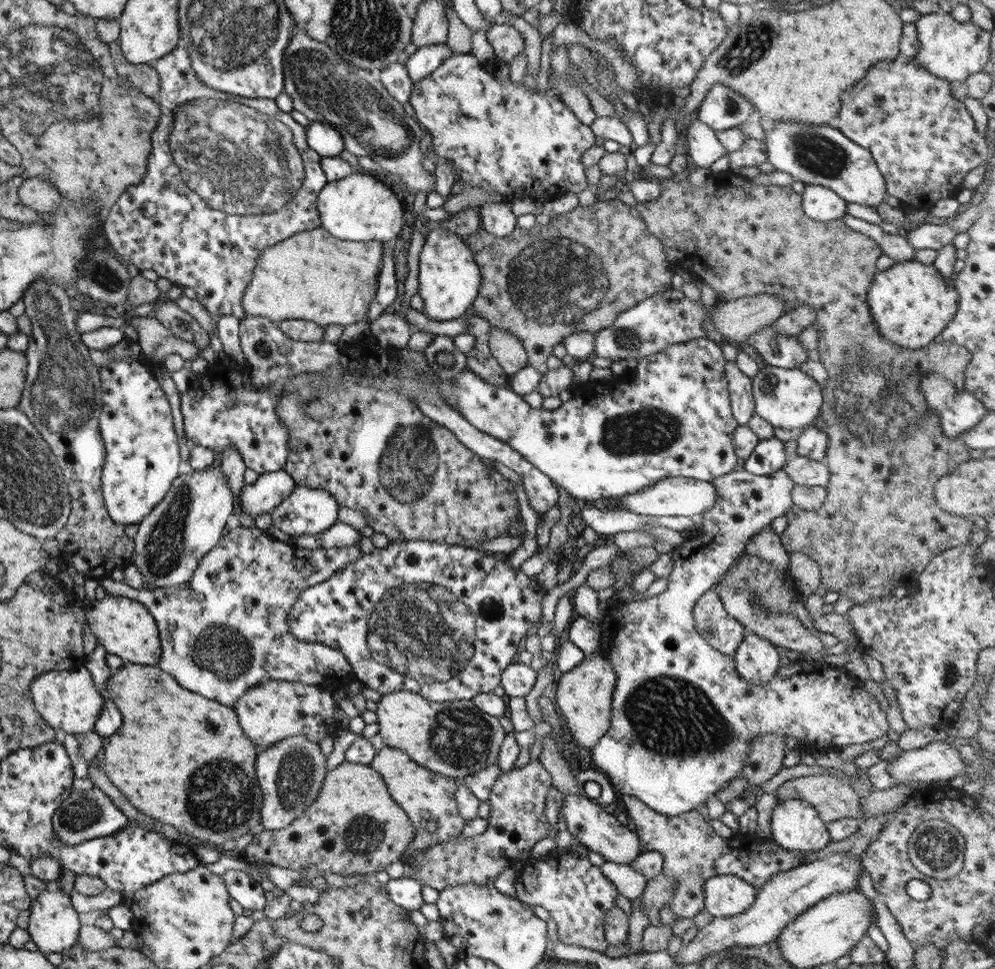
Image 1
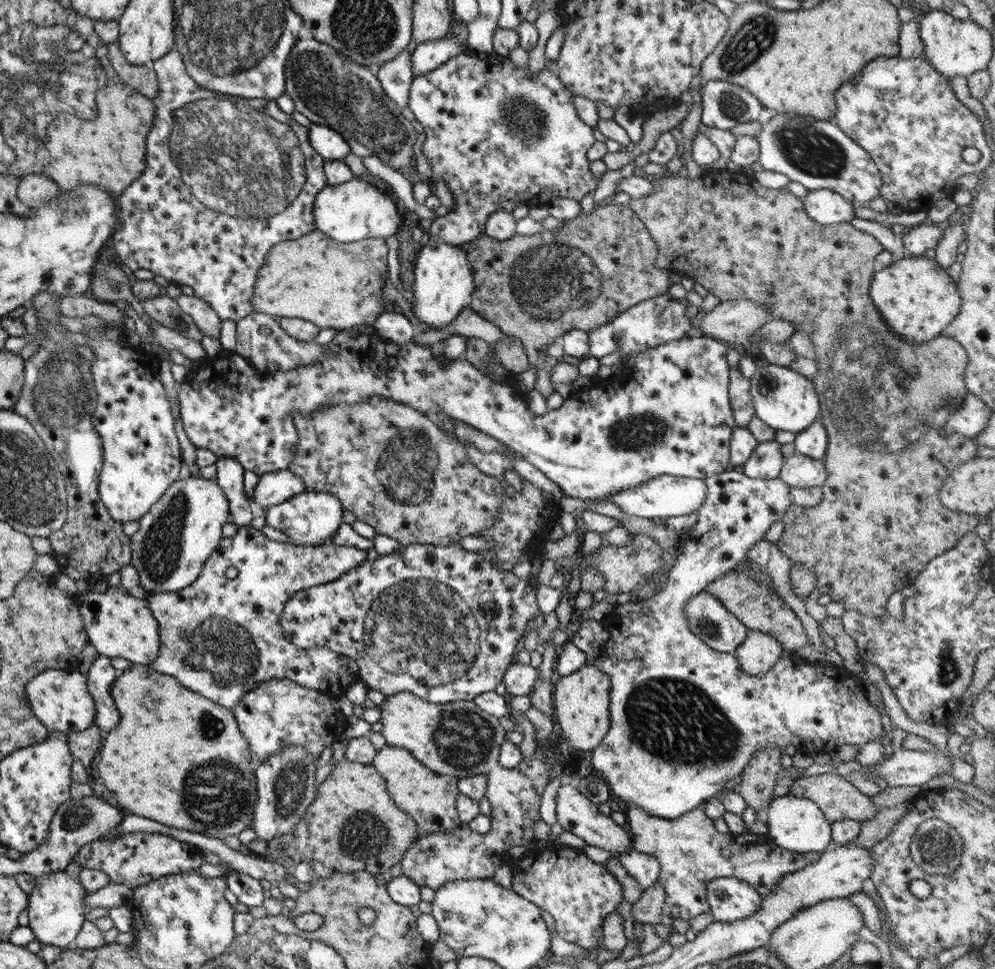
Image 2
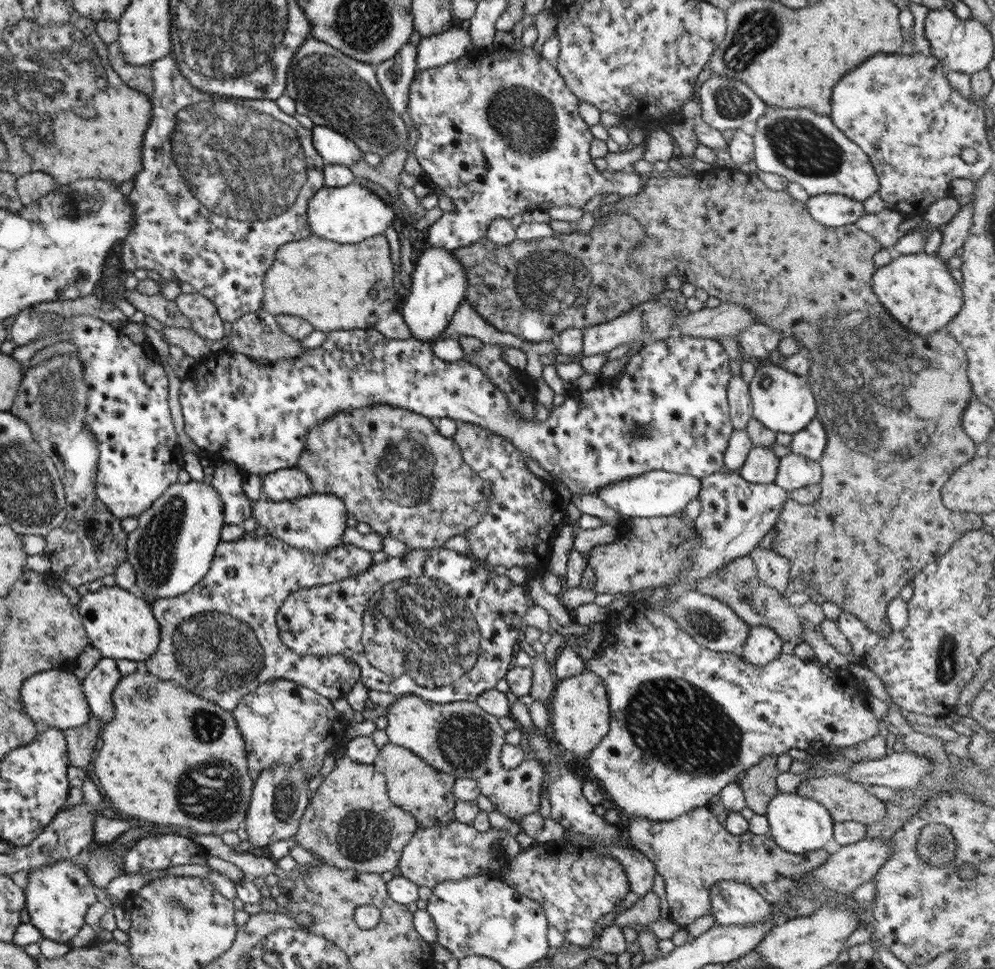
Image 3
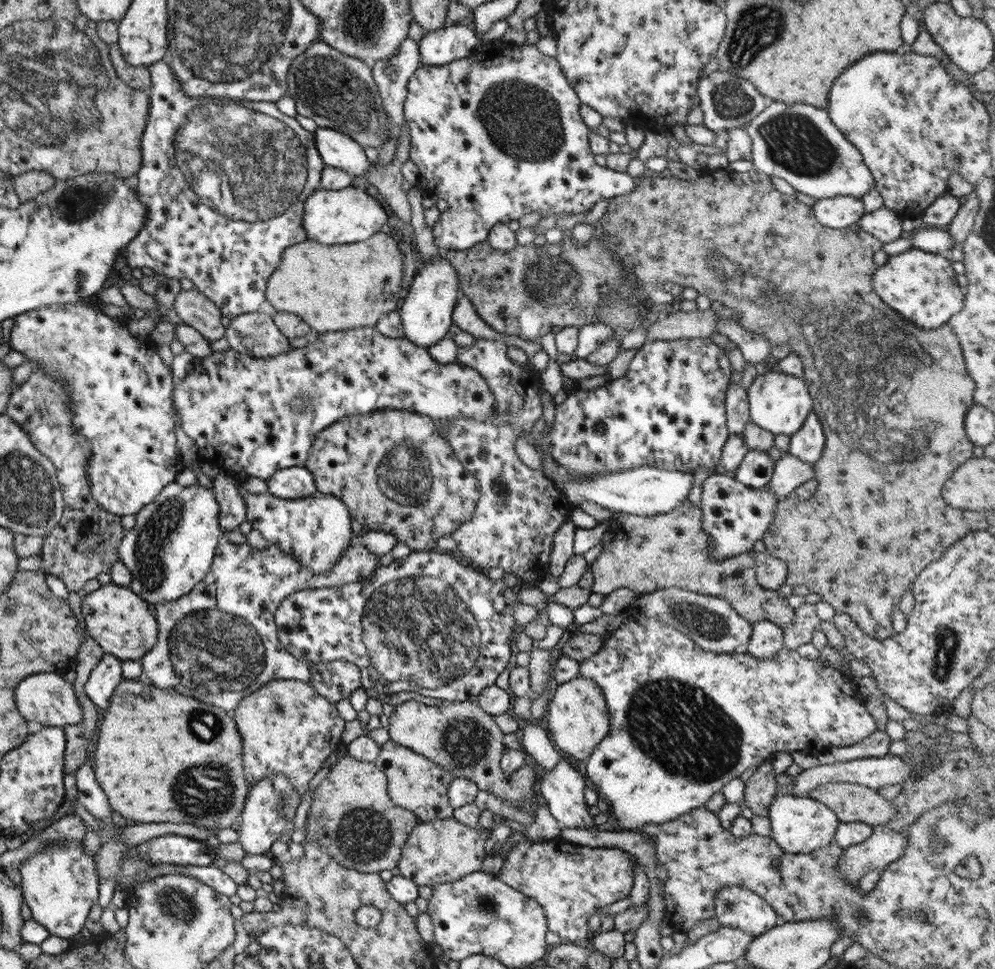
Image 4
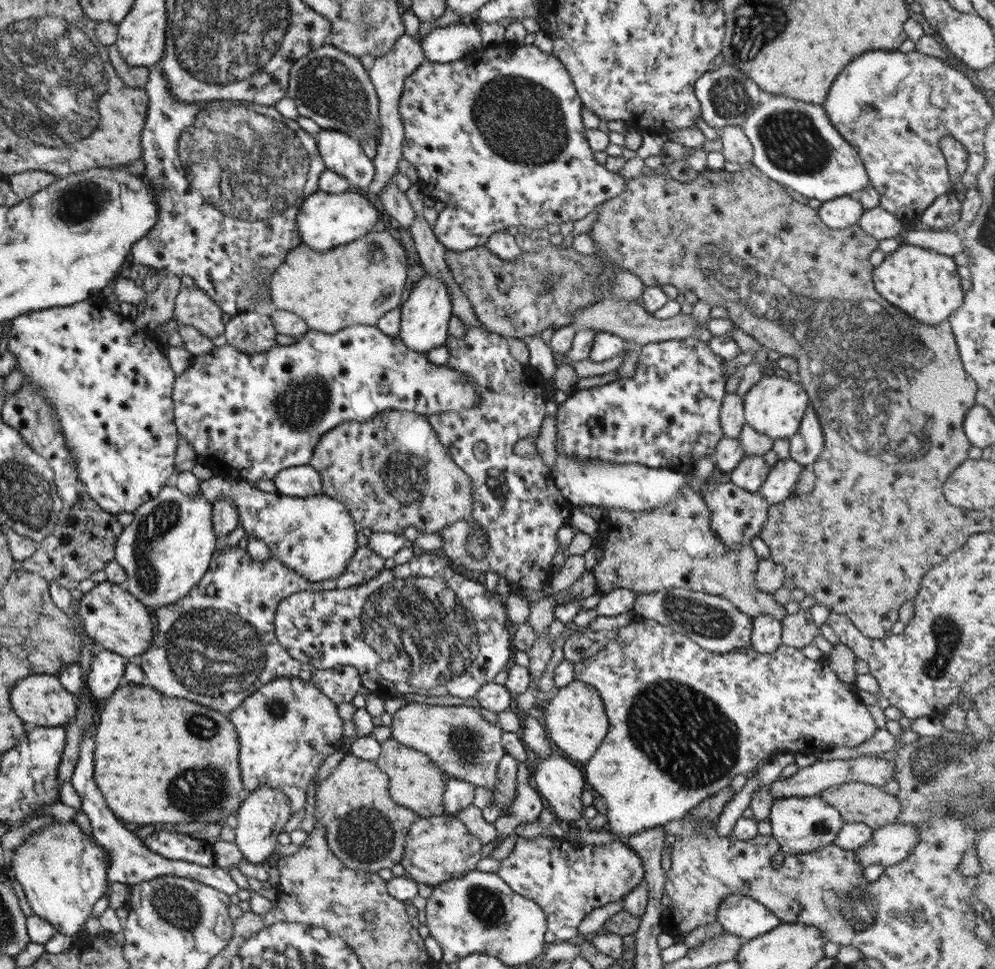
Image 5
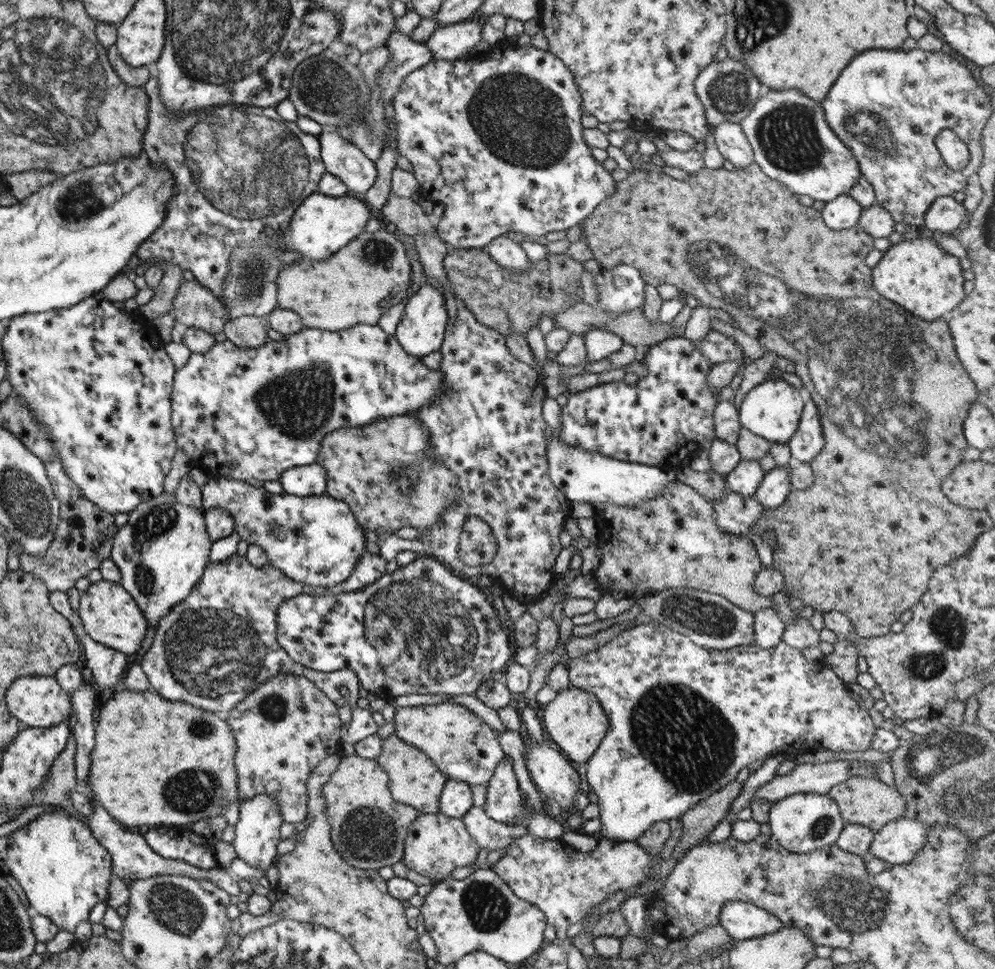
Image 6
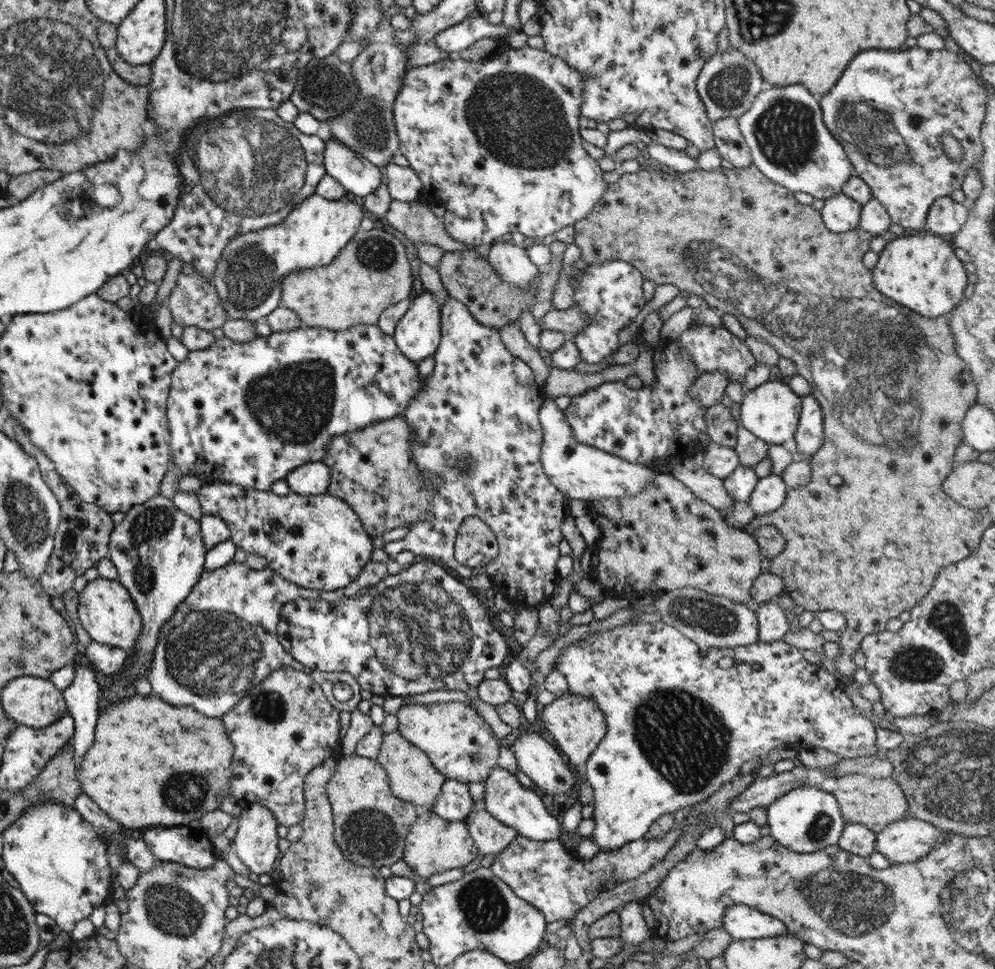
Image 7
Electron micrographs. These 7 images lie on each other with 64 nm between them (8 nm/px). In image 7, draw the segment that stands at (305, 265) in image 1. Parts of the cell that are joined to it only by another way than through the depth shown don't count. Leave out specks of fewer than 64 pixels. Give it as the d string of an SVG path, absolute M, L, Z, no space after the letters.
M372 228L358 231L351 240L325 266L289 273L280 280L280 298L278 305L292 310L299 318L301 326L321 327L333 332L349 327L366 324L375 325L379 315L396 302L408 299L411 290L411 270L405 257L403 244L393 234L383 229Z

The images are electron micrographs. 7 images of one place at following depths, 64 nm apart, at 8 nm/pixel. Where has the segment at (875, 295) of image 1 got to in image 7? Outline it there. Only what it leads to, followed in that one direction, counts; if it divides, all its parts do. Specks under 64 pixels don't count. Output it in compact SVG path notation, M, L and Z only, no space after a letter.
M925 229L917 235L888 237L871 269L872 283L883 296L922 317L947 316L963 300L963 289L967 284L967 274L953 247L951 237L933 235Z

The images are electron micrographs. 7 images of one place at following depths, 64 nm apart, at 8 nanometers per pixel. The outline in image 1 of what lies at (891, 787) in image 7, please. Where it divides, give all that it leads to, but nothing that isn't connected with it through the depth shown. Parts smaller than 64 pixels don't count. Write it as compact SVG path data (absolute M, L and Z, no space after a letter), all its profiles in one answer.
M809 775L785 780L776 789L776 801L781 802L789 798L797 798L812 806L824 822L831 822L838 818L856 818L862 820L861 805L859 805L859 795L853 791L846 780L840 776L830 775Z

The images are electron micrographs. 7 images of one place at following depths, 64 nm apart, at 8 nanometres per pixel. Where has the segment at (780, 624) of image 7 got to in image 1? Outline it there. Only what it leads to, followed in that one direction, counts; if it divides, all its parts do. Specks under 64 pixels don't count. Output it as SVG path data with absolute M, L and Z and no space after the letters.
M755 634L745 637L731 657L737 675L749 685L767 683L779 667L777 647Z

